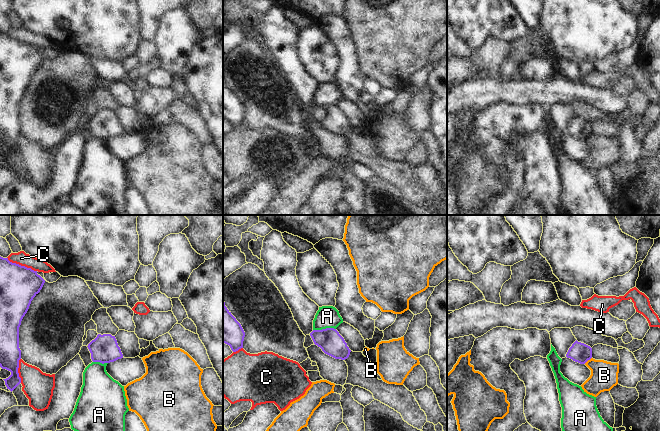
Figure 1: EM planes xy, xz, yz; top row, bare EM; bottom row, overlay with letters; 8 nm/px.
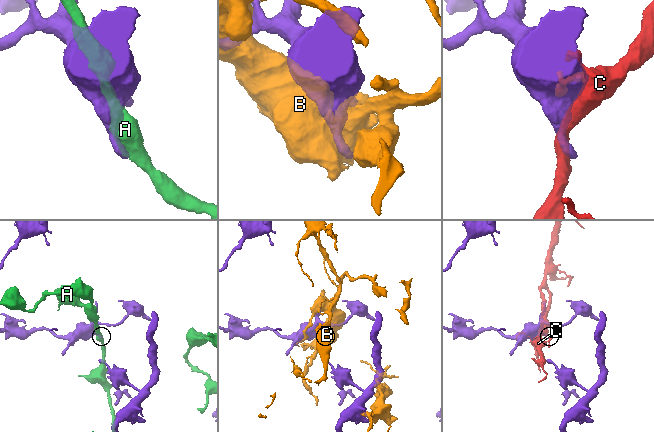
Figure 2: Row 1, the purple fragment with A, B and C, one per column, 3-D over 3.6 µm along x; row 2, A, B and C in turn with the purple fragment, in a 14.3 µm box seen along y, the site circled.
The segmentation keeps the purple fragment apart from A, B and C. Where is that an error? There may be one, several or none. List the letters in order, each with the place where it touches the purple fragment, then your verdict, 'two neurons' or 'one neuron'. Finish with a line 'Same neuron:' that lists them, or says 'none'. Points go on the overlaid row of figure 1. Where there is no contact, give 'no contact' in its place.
A: xz (324, 329) | two neurons
B: yz (587, 360) | two neurons
C: xy (20, 265) | two neurons
Same neuron: none

